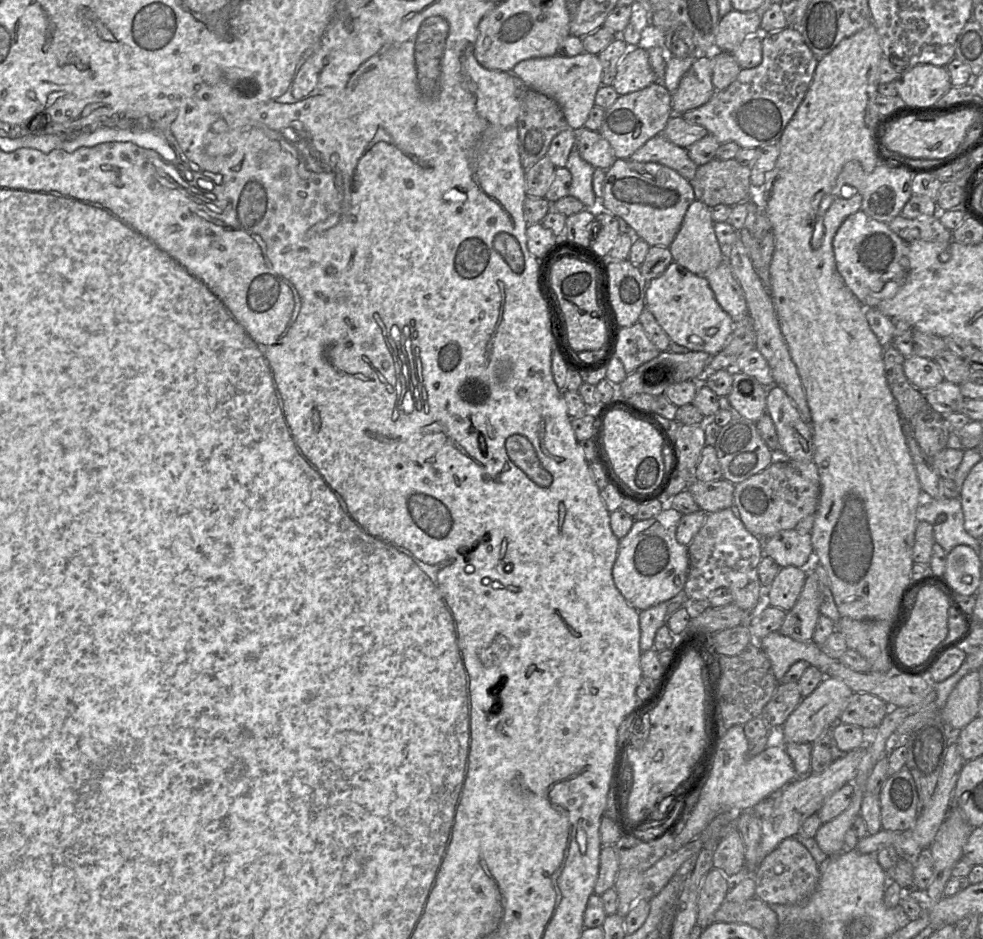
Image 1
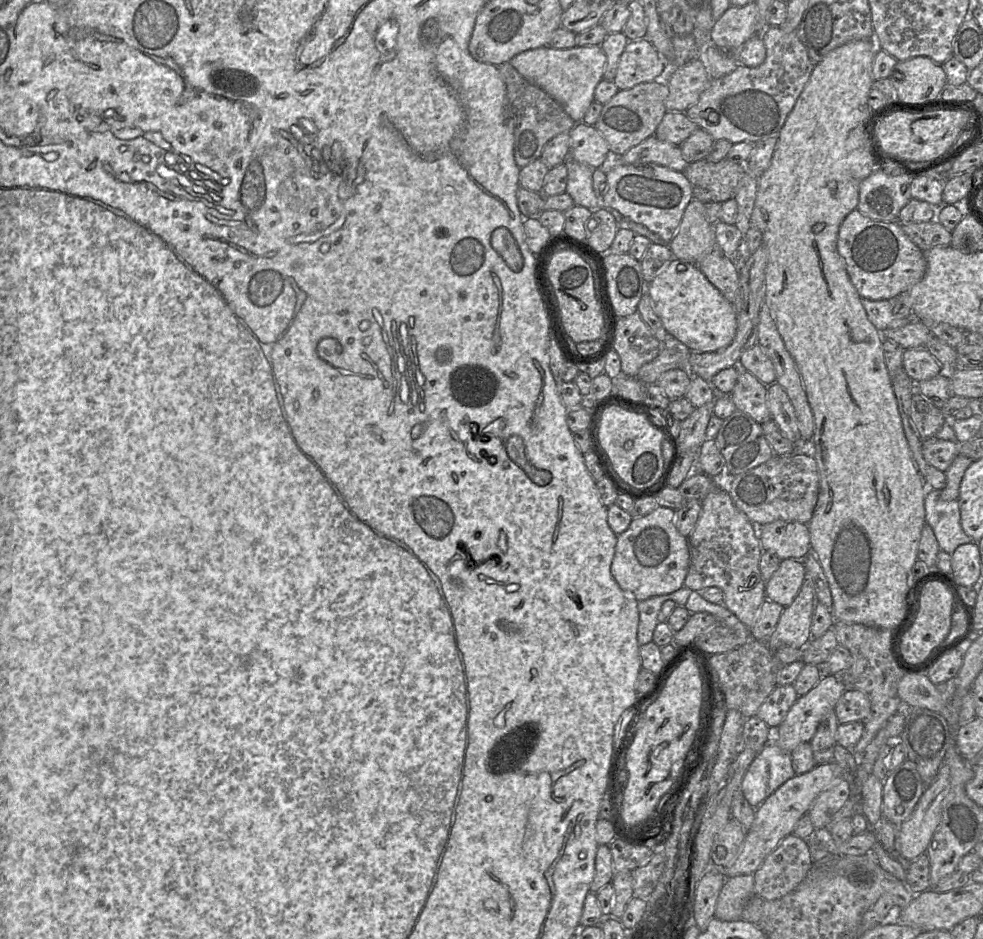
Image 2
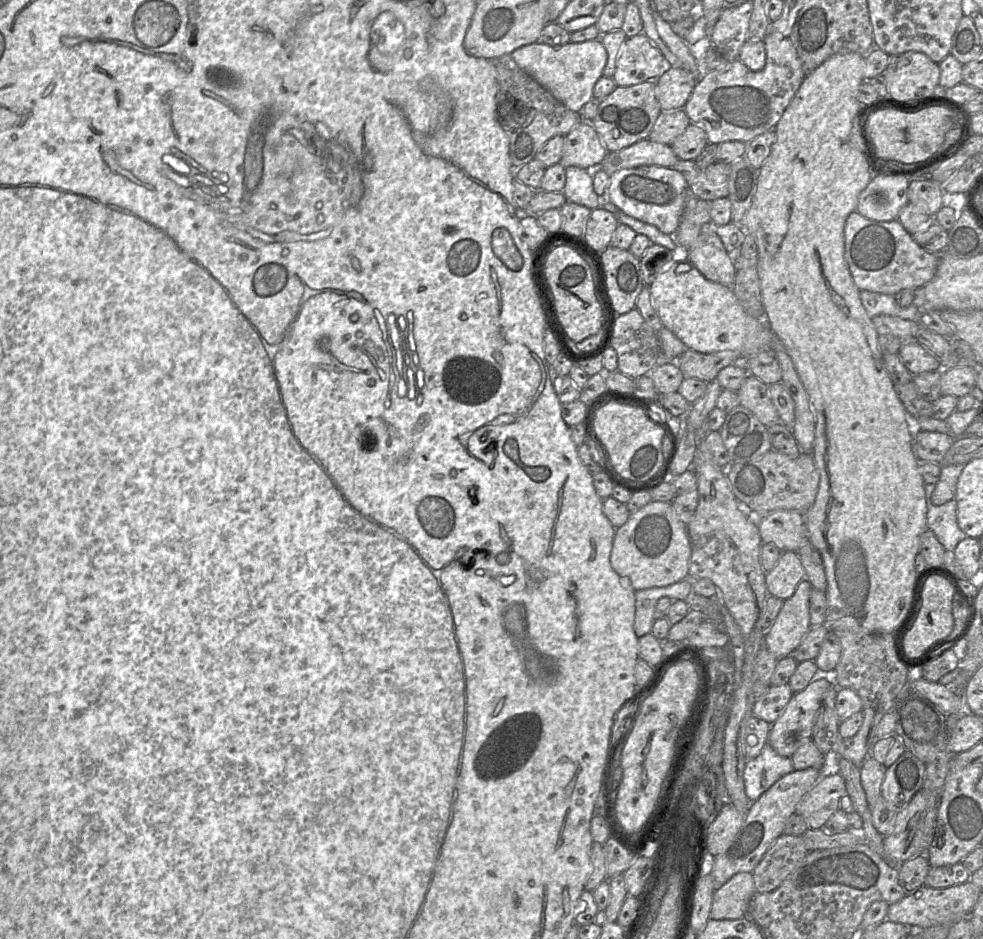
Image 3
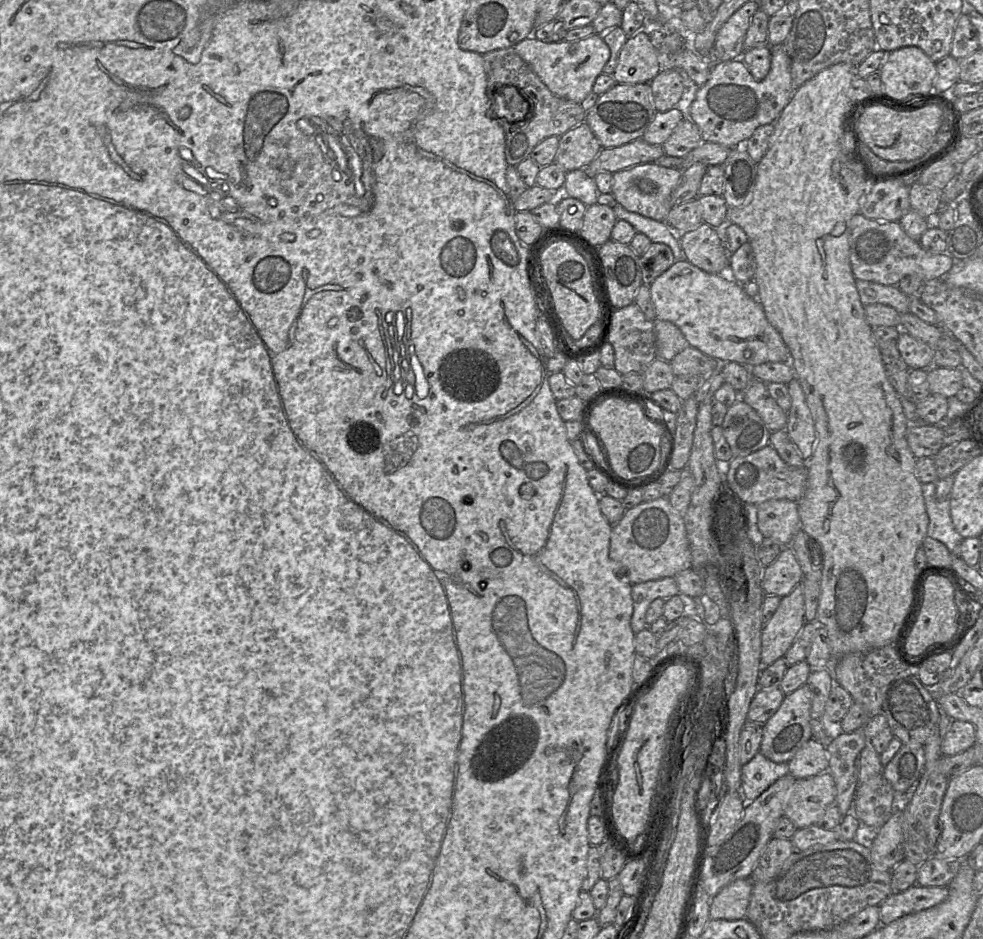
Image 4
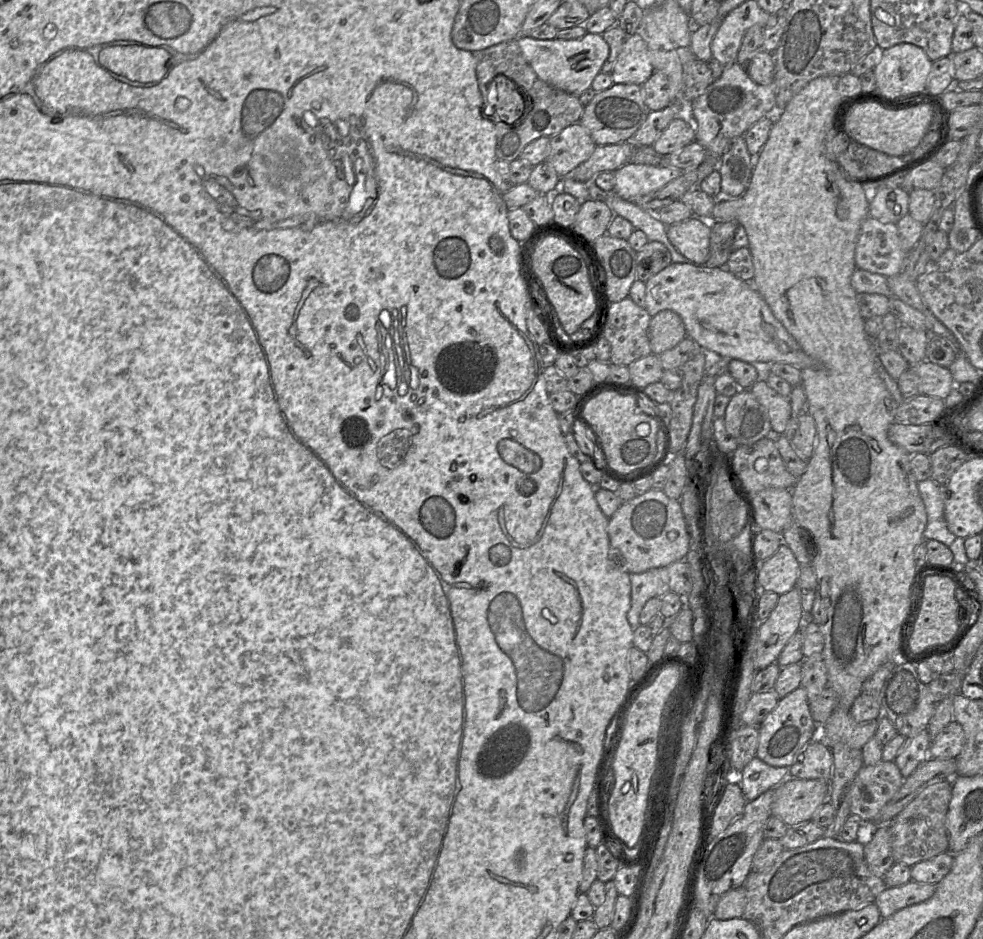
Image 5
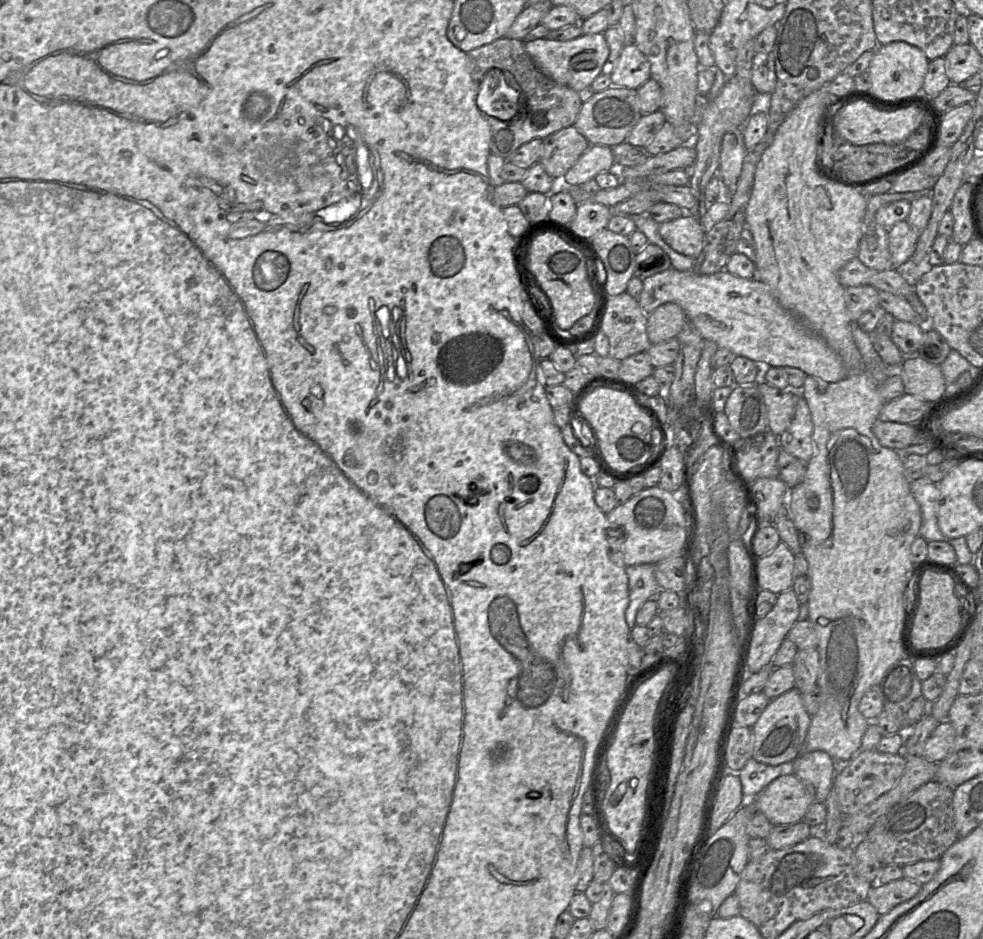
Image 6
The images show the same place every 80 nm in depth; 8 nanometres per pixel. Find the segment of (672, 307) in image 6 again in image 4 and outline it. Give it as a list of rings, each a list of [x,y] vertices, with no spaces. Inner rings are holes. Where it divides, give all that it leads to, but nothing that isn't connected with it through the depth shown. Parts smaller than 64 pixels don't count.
[[[656,319],[653,321],[653,325],[658,358],[670,361],[689,346],[680,329],[673,323]]]

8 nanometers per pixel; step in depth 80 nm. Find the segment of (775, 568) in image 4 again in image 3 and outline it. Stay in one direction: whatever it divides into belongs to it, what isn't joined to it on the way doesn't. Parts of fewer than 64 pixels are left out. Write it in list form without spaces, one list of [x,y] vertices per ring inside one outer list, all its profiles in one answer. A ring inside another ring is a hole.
[[[782,552],[776,566],[765,574],[767,593],[783,601],[792,597],[805,571],[797,552]]]

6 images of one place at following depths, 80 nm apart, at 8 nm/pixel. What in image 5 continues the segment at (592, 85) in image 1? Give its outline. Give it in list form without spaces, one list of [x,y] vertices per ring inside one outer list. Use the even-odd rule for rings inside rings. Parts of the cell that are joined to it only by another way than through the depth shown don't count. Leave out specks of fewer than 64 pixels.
[[[587,32],[582,38],[573,40],[557,38],[542,40],[529,35],[519,37],[517,40],[523,56],[540,79],[575,96],[580,96],[591,87],[594,78],[601,72],[610,54],[609,45],[602,34]]]

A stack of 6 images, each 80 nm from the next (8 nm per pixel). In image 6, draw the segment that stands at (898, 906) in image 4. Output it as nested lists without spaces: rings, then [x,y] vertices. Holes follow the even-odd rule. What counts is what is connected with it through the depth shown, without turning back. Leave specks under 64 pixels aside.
[[[904,877],[886,884],[877,881],[871,884],[866,900],[875,907],[880,916],[888,913],[896,905],[913,898],[922,886]]]

